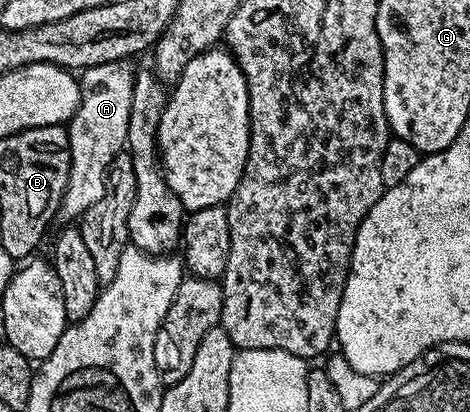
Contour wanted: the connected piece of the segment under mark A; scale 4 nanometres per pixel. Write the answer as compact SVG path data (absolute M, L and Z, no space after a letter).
M127 59L114 60L106 62L102 66L90 66L79 73L80 105L76 107L75 114L66 125L68 149L70 150L70 174L58 213L61 221L63 219L64 222L79 221L84 212L90 210L90 206L94 206L94 202L98 202L98 198L102 198L102 194L106 190L106 174L110 162L114 162L118 153L125 151L128 143L128 127L130 126L130 102L134 98L134 78L137 73L137 69L131 68L129 64L131 63Z

